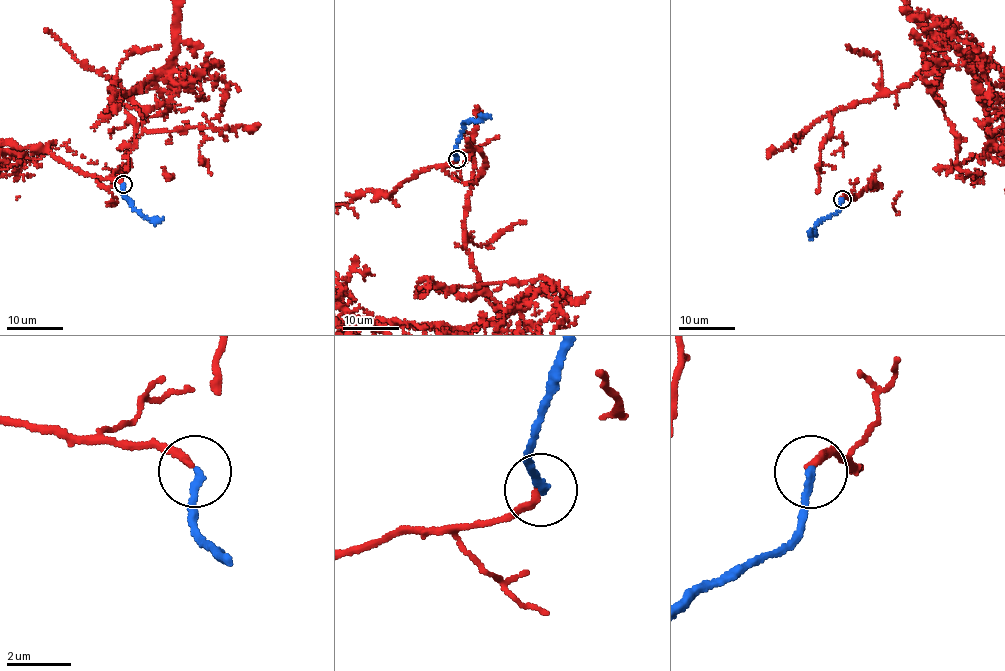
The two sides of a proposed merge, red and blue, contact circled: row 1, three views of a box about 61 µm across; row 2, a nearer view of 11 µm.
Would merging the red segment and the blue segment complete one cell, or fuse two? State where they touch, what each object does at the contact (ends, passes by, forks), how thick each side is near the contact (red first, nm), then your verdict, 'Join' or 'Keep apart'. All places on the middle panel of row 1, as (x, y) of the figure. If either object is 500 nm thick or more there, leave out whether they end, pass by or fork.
Place: (457, 159). At the ring red ends. At the ring blue ends. Thickness 220 nm (red) against 240 nm. Join

